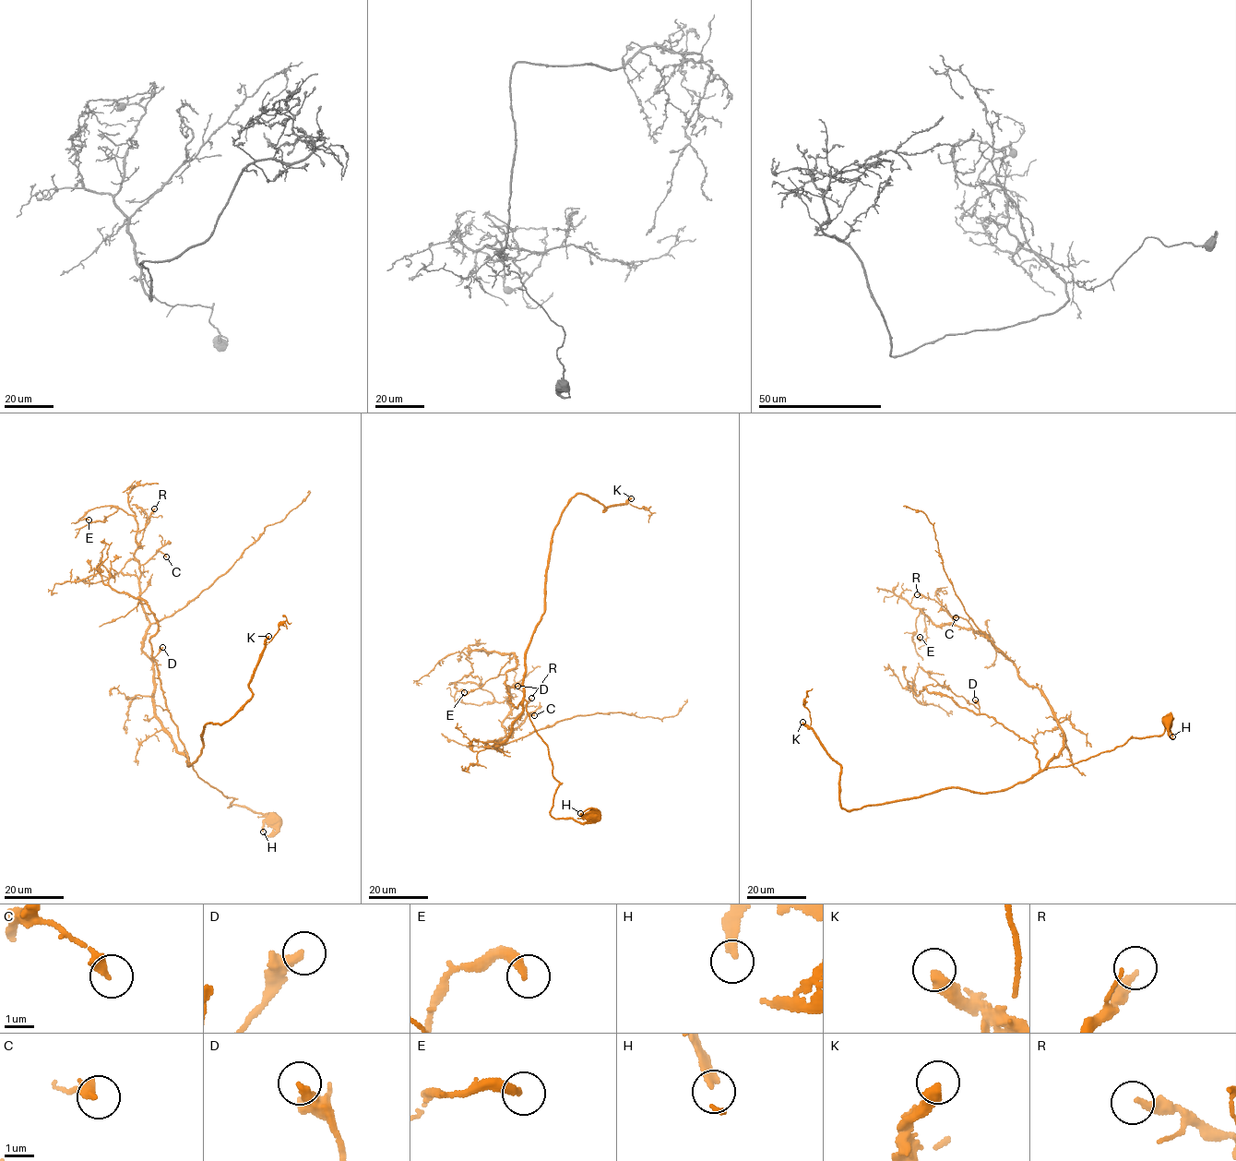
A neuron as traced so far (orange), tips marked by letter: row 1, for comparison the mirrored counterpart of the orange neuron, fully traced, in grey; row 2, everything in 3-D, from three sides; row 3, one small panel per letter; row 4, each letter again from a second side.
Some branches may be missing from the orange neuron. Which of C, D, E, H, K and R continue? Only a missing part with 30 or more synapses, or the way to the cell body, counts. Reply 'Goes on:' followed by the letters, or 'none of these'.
Goes on: K

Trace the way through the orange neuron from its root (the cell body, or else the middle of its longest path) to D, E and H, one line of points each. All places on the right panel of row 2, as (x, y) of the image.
D: (1167, 721), (1172, 720), (1159, 736), (1130, 737), (1082, 760), (1040, 770), (1033, 744), (980, 712), (975, 700)
E: (1167, 721), (1160, 735), (1043, 770), (1063, 735), (1043, 692), (982, 634), (935, 625), (922, 608), (920, 637)
H: (1167, 721), (1172, 736)

